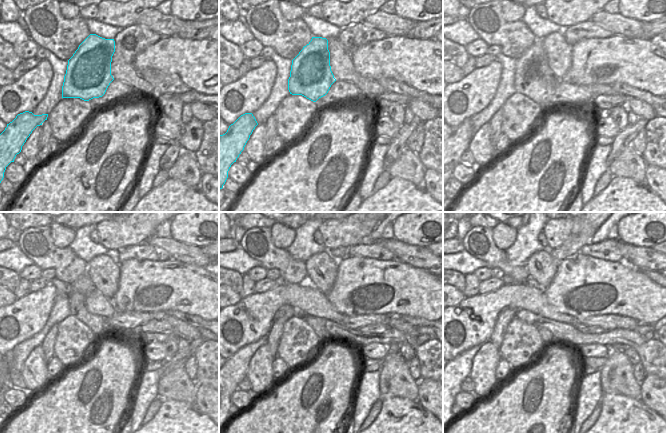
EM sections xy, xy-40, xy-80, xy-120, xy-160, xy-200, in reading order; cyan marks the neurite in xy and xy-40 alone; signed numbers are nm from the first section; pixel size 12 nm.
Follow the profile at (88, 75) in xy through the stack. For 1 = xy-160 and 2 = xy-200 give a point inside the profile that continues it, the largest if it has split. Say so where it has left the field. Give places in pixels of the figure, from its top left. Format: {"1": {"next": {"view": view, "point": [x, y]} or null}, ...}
{"1": {"next": {"view": "xy-160", "point": [316, 323]}}, "2": {"next": {"view": "xy-200", "point": [547, 337]}}}

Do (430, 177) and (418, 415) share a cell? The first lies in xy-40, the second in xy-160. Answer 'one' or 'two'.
two

